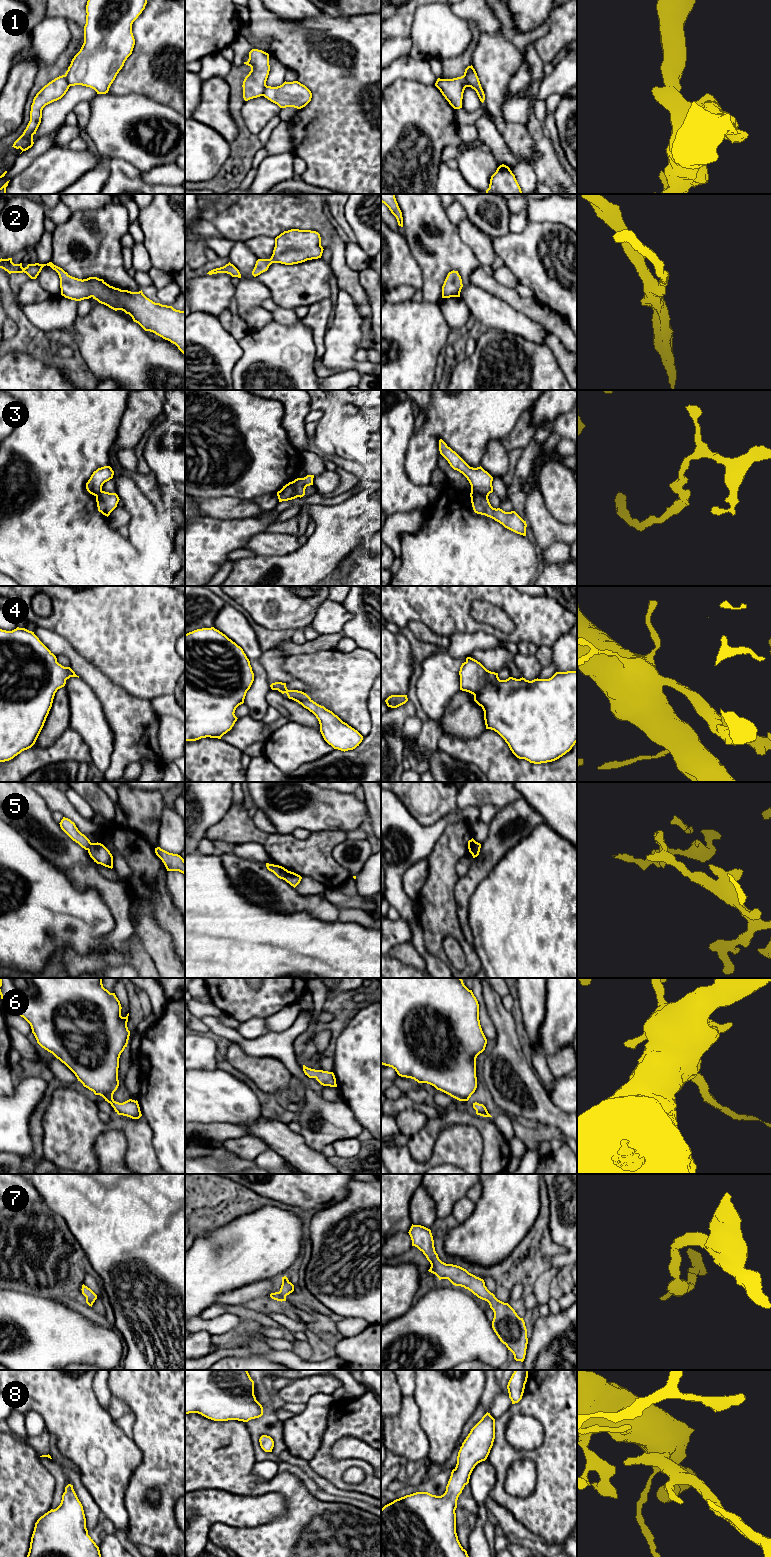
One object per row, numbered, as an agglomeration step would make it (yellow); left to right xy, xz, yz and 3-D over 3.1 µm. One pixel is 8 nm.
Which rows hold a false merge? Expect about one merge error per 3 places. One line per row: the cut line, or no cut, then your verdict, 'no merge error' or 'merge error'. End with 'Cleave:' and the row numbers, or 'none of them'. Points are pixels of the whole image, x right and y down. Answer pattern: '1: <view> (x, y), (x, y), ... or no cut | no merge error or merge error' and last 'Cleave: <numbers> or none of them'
1: yz (463, 75), (475, 89) | merge error
2: no cut | no merge error
3: yz (471, 492), (487, 496) | merge error
4: no cut | no merge error
5: yz (479, 843), (470, 852) | merge error
6: no cut | no merge error
7: no cut | no merge error
8: no cut | no merge error
Cleave: 1, 3, 5

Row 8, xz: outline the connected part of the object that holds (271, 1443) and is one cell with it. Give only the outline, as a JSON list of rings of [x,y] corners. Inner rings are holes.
[[[262,1435],[259,1439],[260,1446],[265,1452],[272,1452],[274,1441],[270,1436]]]

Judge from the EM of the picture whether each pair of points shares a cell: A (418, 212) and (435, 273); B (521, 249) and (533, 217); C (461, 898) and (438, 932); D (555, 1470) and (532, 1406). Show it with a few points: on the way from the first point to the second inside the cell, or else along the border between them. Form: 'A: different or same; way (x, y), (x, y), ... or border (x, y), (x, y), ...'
A: same; way (419, 227), (436, 246), (436, 258)
B: different; border (555, 222), (529, 223)
C: different; border (456, 882), (454, 890), (455, 910)
D: same; way (556, 1454), (556, 1430), (548, 1422)

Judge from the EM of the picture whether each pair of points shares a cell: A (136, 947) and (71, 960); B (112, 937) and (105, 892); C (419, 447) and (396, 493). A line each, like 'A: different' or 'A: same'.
A: same
B: same
C: different

